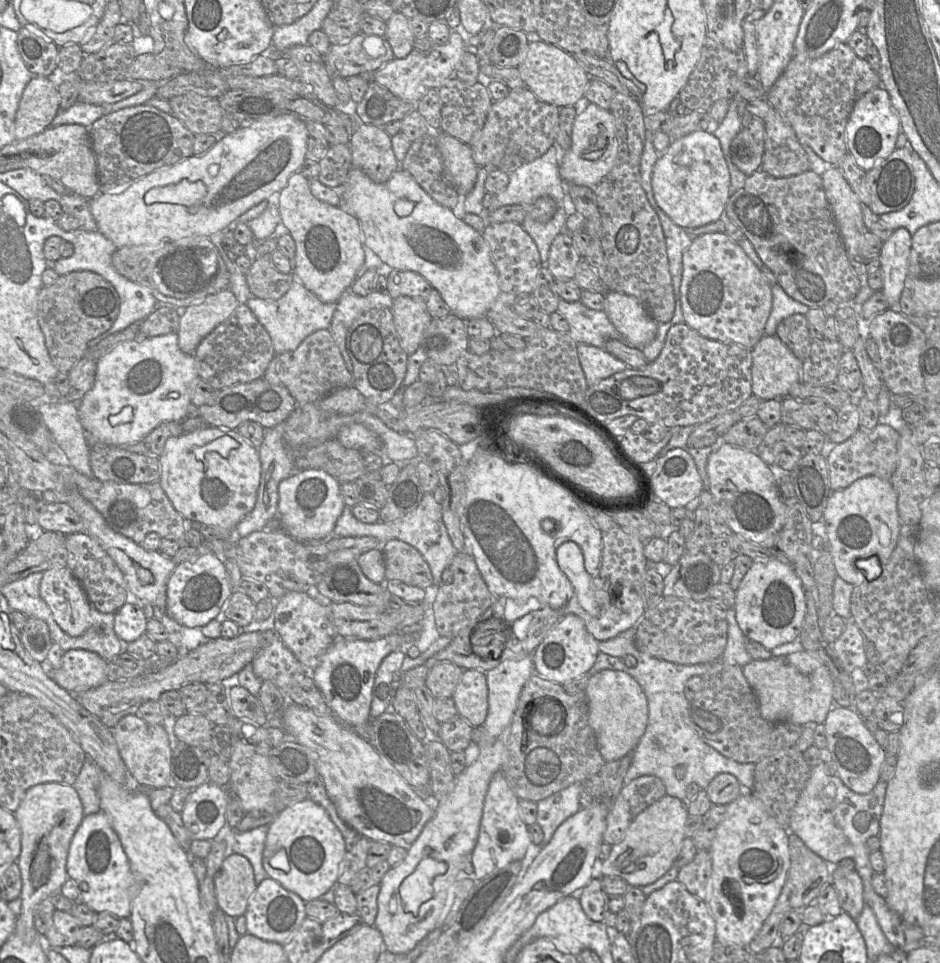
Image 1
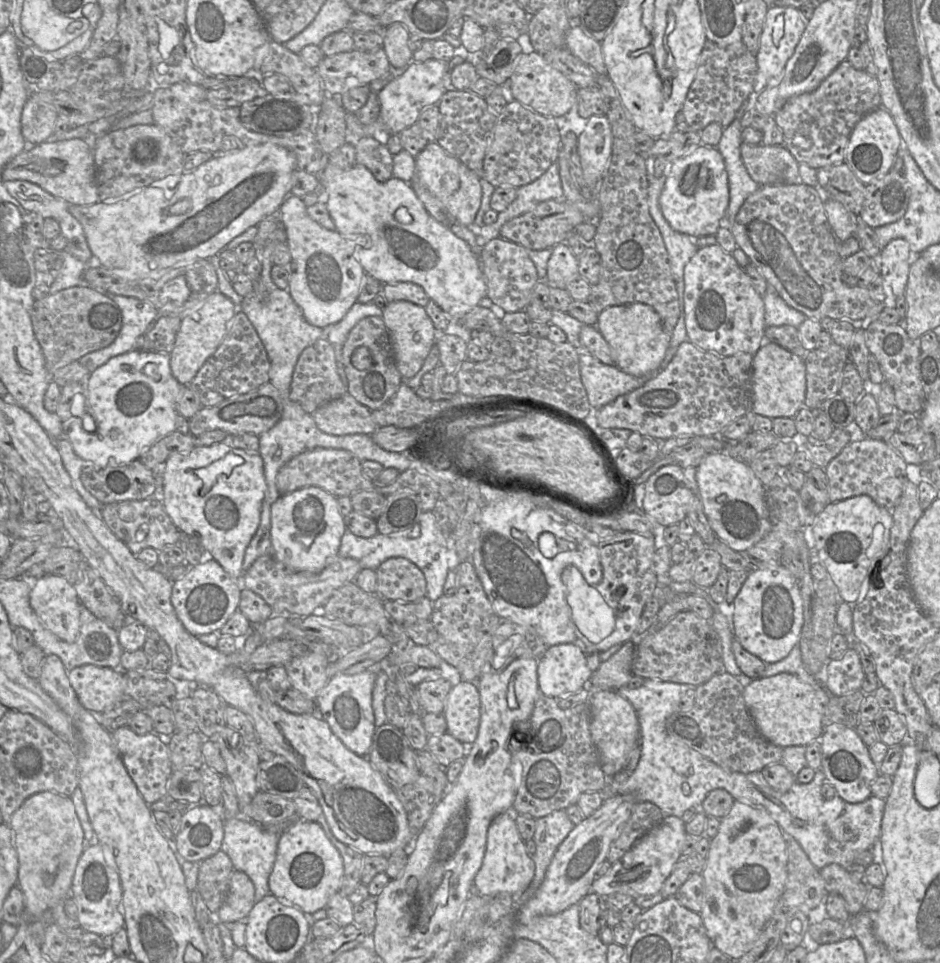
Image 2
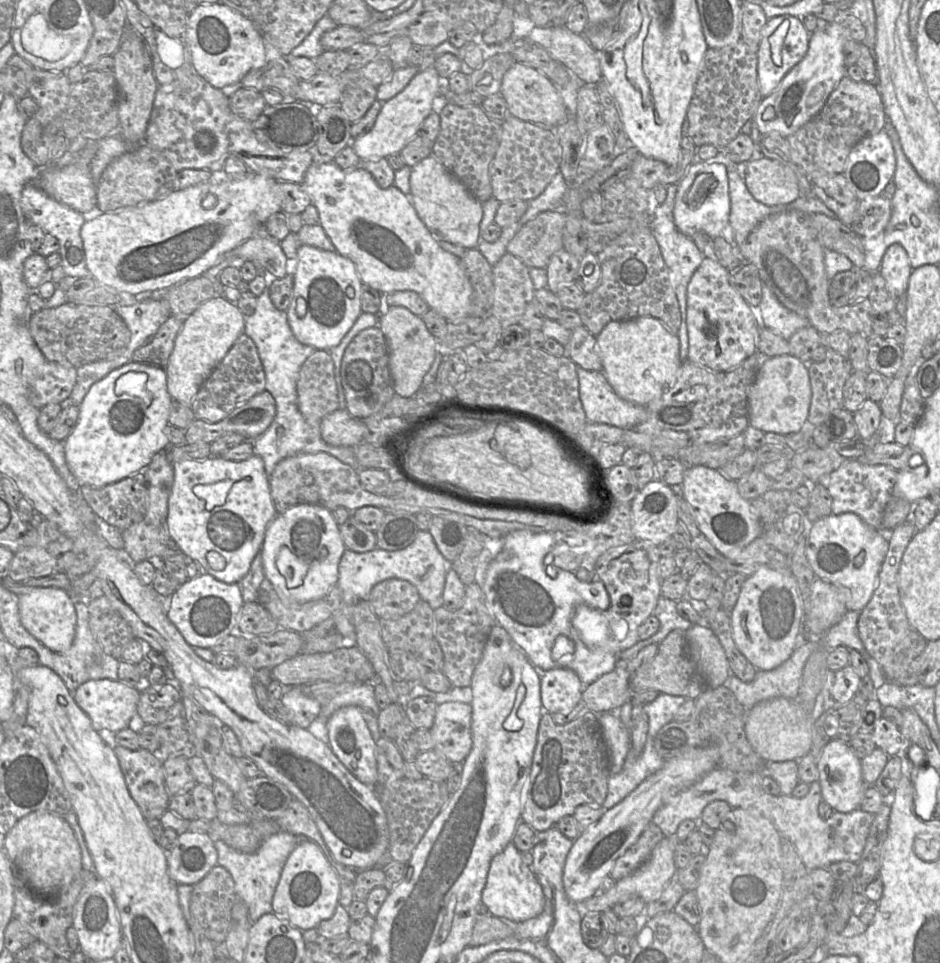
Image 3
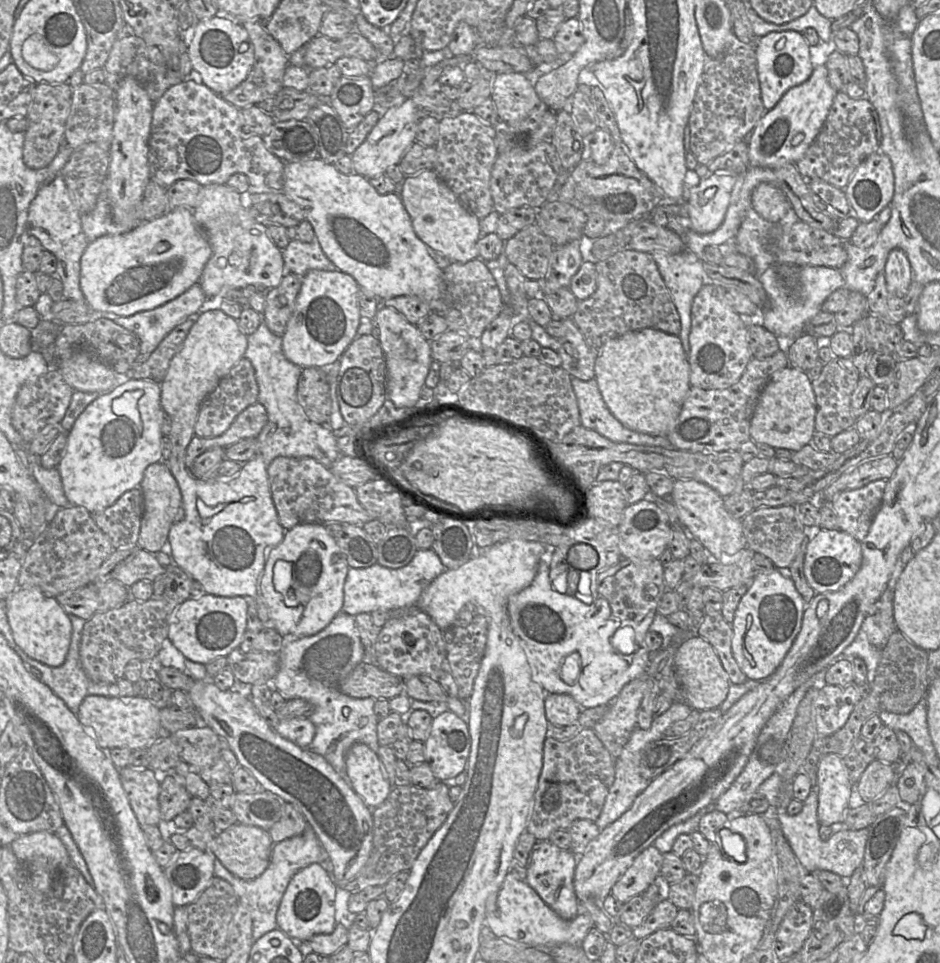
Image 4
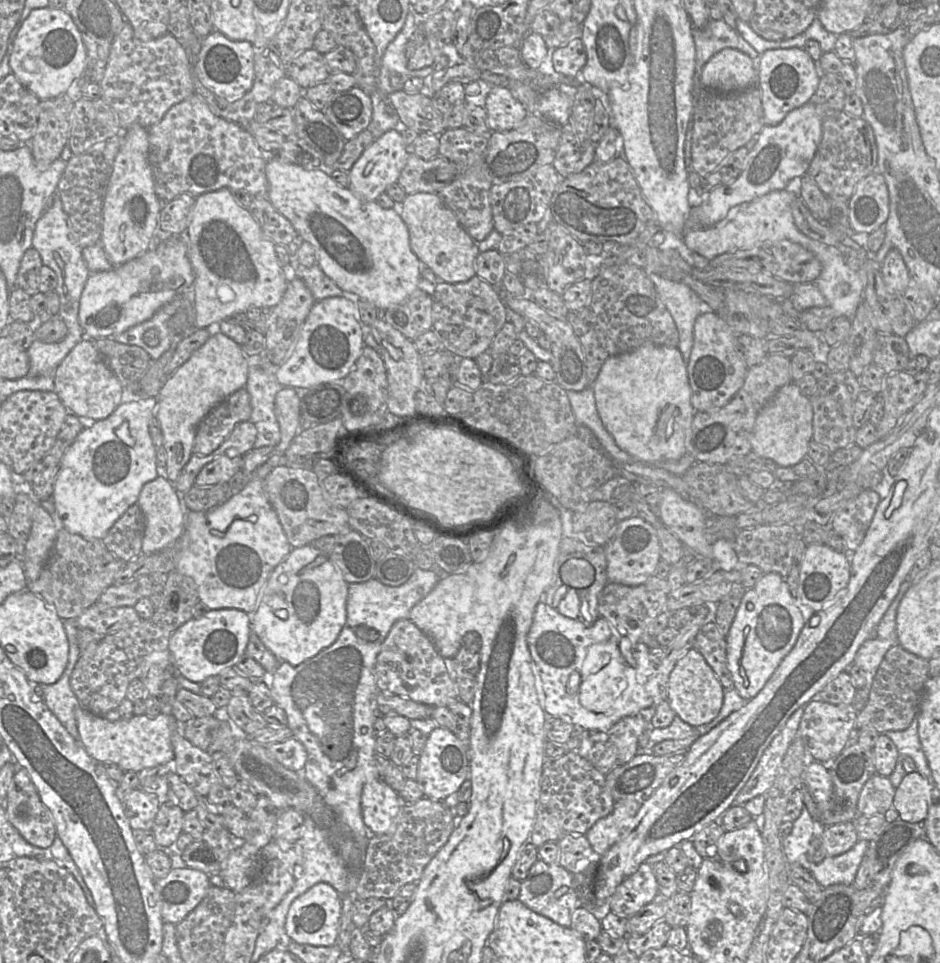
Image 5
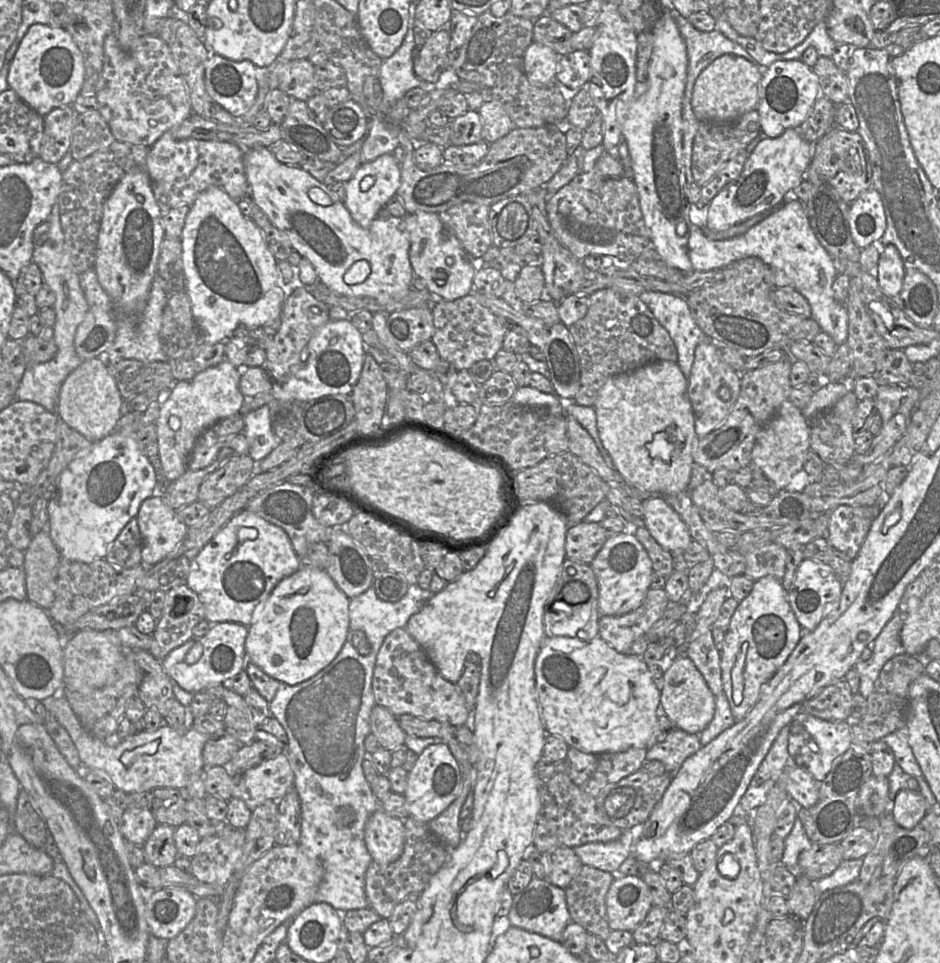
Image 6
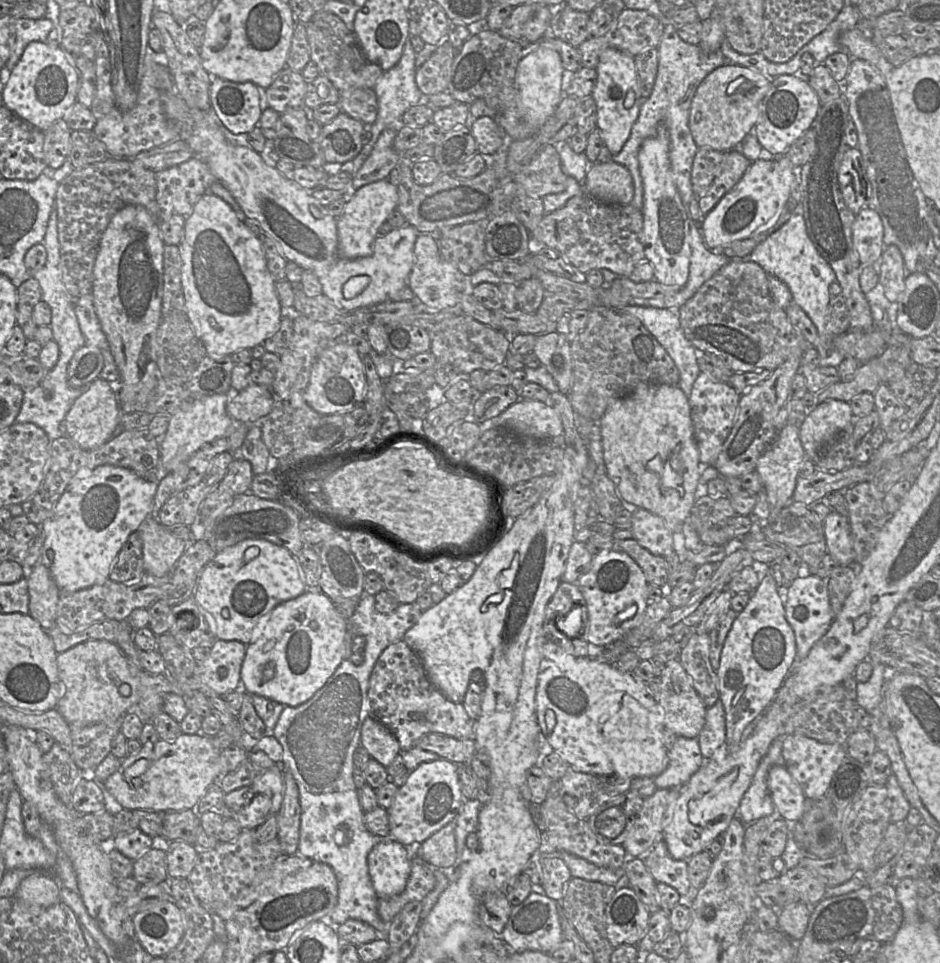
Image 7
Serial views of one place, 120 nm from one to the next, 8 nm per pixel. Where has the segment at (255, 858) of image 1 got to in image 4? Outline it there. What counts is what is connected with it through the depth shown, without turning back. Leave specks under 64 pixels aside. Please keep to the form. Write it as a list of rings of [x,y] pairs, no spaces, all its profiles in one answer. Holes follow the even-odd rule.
[[[308,825],[299,836],[273,844],[269,865],[257,878],[252,880],[238,878],[218,860],[215,860],[214,875],[229,882],[234,888],[238,901],[247,903],[253,922],[254,943],[264,934],[278,928],[276,915],[291,878],[301,869],[314,863],[321,864],[328,875],[335,880],[332,862],[319,842],[313,828]]]

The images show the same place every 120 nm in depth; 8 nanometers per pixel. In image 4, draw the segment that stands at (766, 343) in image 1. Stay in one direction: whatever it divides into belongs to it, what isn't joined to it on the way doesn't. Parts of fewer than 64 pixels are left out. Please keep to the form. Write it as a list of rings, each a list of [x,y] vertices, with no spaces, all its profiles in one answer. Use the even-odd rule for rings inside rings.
[[[791,365],[776,371],[763,388],[751,421],[754,440],[793,452],[810,444],[815,434],[816,397],[807,372]]]

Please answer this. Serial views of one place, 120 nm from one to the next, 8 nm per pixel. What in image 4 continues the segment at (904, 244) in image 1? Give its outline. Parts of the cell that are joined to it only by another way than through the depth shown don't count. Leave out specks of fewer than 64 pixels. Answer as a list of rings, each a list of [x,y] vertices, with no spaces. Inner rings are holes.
[[[901,249],[890,252],[884,275],[888,291],[899,298],[905,298],[912,282],[912,268],[906,253]]]

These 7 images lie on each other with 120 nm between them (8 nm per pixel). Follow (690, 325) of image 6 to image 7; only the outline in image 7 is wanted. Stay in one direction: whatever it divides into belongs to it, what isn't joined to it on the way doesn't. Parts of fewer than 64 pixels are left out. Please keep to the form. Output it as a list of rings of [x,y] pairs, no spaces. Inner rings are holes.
[[[627,306],[617,310],[638,318],[662,345],[678,369],[678,386],[689,398],[700,370],[697,350],[685,337],[680,324],[680,308]]]

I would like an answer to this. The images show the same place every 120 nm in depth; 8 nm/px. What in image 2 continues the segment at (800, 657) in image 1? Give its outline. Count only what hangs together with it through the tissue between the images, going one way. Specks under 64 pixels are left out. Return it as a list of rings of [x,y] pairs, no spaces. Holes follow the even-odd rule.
[[[779,673],[758,677],[744,687],[744,701],[759,733],[769,742],[783,749],[807,746],[823,733],[822,716],[829,701],[828,692],[819,684],[802,681],[797,675]]]

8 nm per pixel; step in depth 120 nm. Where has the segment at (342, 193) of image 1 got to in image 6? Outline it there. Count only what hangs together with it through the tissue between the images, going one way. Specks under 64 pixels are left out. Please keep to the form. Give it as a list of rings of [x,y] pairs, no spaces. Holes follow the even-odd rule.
[[[267,147],[246,150],[243,164],[252,202],[277,229],[288,236],[292,249],[311,262],[318,281],[331,292],[375,300],[401,300],[408,294],[415,275],[410,263],[410,240],[403,217],[376,217],[367,227],[358,225],[344,202],[338,200],[328,185],[300,167],[279,162]],[[314,186],[327,193],[332,205],[318,205],[310,199],[309,190]],[[359,261],[368,264],[369,275],[362,283],[347,285],[343,280],[344,274]]]

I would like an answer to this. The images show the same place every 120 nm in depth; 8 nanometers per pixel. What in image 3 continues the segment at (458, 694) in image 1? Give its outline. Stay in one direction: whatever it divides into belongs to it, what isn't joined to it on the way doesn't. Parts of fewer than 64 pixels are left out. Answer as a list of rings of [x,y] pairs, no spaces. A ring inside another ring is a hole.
[[[447,701],[439,705],[430,728],[434,750],[453,764],[463,764],[473,744],[471,725],[471,704]]]

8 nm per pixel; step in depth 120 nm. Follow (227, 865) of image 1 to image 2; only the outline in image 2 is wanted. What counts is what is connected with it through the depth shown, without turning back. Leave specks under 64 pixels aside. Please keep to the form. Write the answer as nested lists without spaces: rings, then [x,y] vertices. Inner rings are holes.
[[[234,870],[226,899],[217,913],[217,920],[225,924],[245,921],[253,908],[255,887],[251,879],[241,871]]]

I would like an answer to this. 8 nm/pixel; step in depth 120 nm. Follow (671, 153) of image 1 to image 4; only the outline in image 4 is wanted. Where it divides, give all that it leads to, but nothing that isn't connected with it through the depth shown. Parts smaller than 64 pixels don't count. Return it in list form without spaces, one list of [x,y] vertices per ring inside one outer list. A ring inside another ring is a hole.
[[[710,174],[692,189],[687,205],[689,231],[710,234],[726,217],[737,175]]]

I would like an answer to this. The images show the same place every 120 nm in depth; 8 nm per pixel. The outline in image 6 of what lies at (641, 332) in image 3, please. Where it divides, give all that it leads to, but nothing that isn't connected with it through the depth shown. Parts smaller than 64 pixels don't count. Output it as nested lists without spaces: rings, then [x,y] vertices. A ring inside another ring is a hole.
[[[655,361],[633,371],[610,377],[594,404],[597,428],[613,468],[630,485],[652,495],[670,496],[685,492],[694,464],[694,413],[688,397],[688,380],[677,362]]]

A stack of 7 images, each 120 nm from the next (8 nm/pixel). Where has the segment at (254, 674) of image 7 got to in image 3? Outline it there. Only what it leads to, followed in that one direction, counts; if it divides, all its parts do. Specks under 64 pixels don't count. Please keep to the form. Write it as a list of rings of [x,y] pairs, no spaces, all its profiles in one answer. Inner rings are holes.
[[[314,504],[295,505],[269,524],[261,549],[265,579],[278,594],[296,602],[325,597],[338,585],[339,564],[346,550],[332,511]]]

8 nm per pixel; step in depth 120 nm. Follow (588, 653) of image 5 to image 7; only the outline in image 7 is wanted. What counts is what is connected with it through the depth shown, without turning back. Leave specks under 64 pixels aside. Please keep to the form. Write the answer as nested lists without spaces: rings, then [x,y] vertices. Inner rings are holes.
[[[542,657],[535,702],[540,731],[545,735],[553,751],[568,764],[568,767],[576,771],[597,776],[655,778],[668,766],[669,758],[663,743],[665,727],[662,708],[632,673],[622,672],[611,663],[592,657]]]

